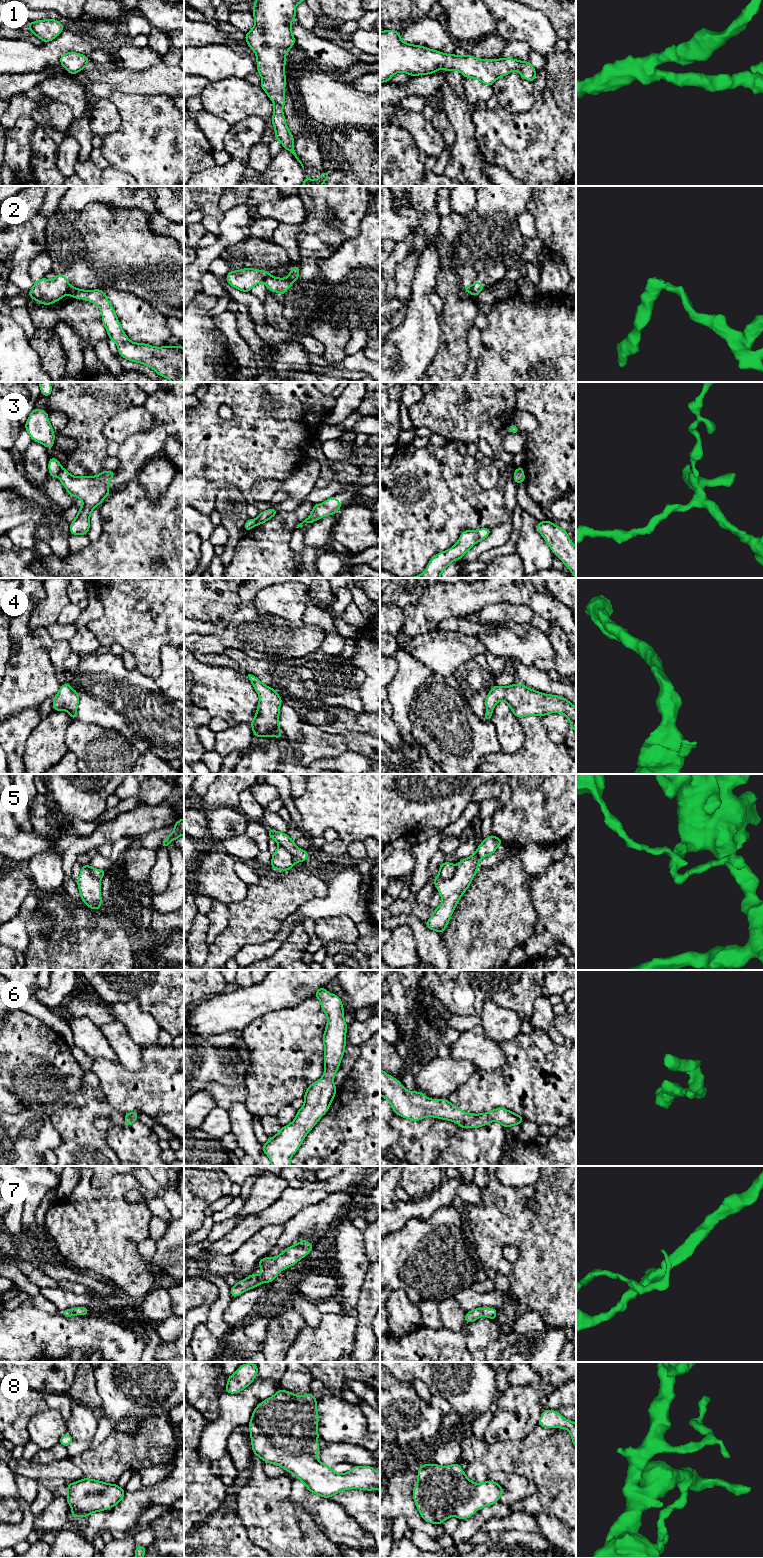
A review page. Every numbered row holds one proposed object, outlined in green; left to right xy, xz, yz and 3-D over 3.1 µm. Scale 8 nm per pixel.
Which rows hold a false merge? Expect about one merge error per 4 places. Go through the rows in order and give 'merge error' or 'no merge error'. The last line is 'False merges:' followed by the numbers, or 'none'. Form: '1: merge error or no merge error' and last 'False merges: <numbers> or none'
1: no merge error
2: merge error
3: merge error
4: no merge error
5: merge error
6: no merge error
7: no merge error
8: no merge error
False merges: 2, 3, 5

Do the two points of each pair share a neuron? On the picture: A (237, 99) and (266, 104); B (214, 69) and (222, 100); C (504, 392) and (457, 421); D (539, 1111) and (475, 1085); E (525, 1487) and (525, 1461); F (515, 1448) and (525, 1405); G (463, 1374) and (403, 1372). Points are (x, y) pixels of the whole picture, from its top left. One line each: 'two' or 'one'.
A: one
B: two
C: one
D: one
E: two
F: two
G: one

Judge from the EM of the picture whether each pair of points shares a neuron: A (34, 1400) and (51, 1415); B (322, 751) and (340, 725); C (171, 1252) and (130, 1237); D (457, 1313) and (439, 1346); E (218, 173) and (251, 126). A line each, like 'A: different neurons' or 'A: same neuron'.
A: different neurons
B: different neurons
C: different neurons
D: different neurons
E: same neuron

